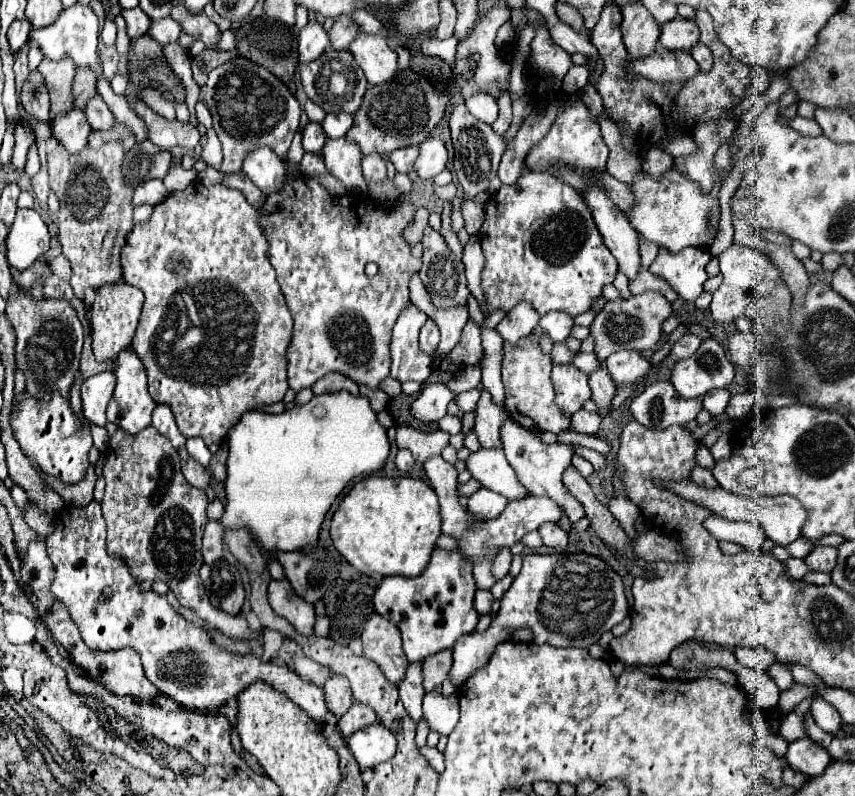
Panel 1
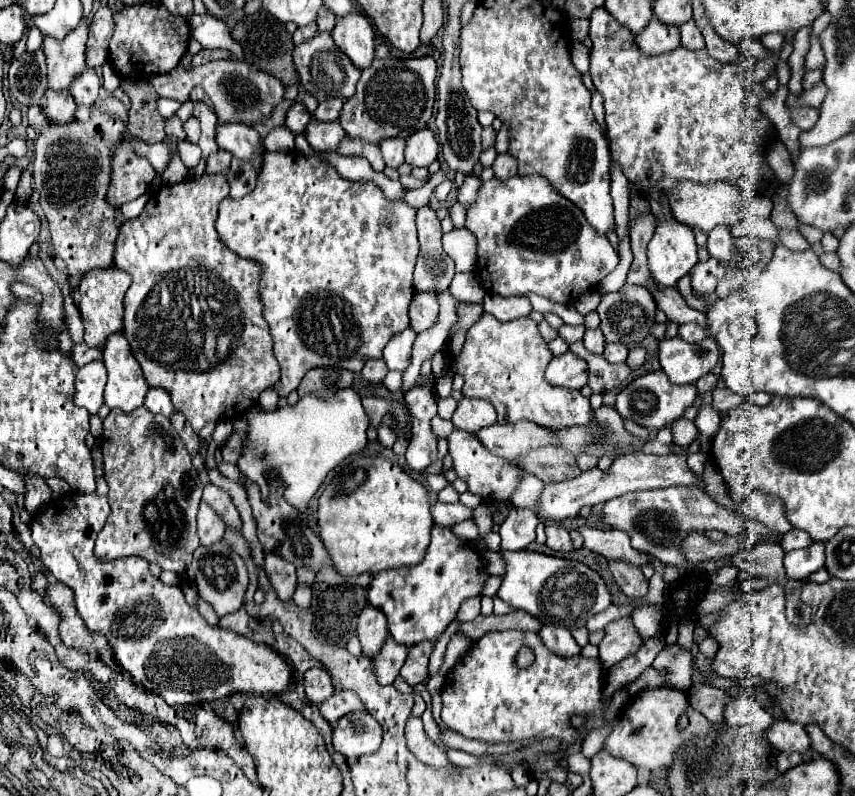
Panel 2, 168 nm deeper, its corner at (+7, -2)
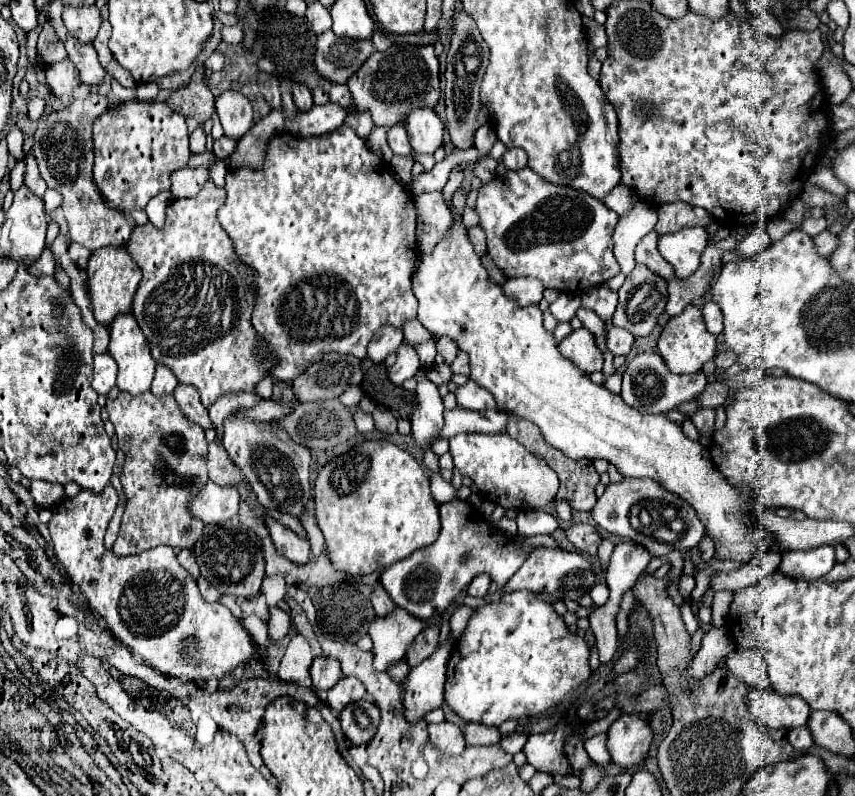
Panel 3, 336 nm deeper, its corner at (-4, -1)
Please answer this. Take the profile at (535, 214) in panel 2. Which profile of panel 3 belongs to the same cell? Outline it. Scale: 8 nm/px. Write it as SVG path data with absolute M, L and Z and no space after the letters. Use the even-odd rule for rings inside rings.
M530 167L498 173L488 185L480 189L476 211L480 215L480 227L486 231L488 253L506 273L506 277L538 277L546 289L584 295L590 291L590 287L606 283L620 271L612 251L612 229L618 221L618 215L586 191L546 183Z

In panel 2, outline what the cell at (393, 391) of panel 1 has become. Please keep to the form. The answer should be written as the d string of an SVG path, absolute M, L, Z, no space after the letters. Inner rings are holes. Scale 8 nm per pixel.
M369 360L361 370L361 376L373 384L381 384L385 374L387 374L387 366L383 364L383 360Z

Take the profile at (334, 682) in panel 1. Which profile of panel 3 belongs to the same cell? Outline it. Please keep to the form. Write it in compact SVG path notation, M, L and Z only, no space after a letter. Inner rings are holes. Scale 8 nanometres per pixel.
M318 655L318 657L312 661L310 677L312 677L314 689L316 689L318 693L328 691L328 689L330 689L330 687L334 687L334 683L338 683L338 679L342 677L340 661L338 661L336 657Z

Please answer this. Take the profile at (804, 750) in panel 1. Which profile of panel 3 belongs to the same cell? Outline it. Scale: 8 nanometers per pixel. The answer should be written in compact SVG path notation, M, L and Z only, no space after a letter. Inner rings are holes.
M748 687L746 703L750 713L774 729L792 729L806 725L810 705L798 695L780 695L768 687Z

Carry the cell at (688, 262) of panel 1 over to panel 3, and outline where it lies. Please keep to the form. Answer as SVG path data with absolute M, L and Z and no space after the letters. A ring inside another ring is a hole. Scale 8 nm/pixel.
M684 227L676 233L660 235L658 251L674 267L678 277L688 277L698 269L706 243L708 237L702 227Z

